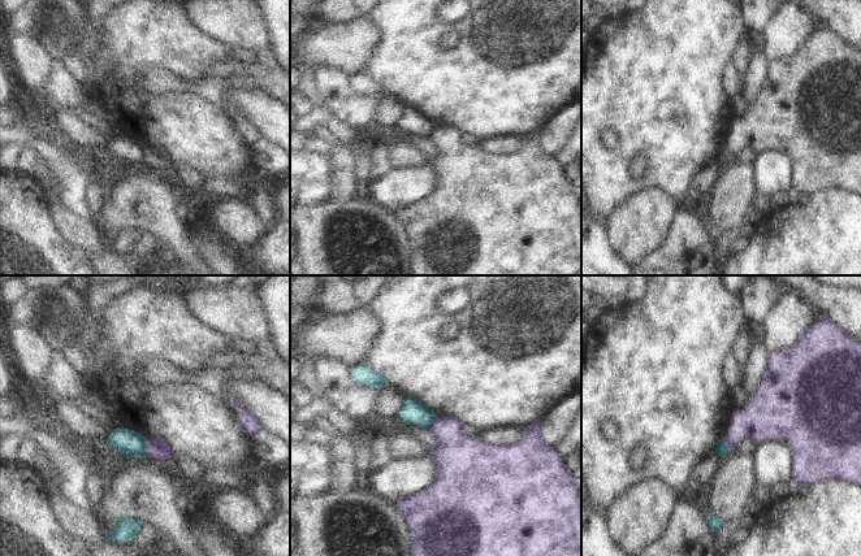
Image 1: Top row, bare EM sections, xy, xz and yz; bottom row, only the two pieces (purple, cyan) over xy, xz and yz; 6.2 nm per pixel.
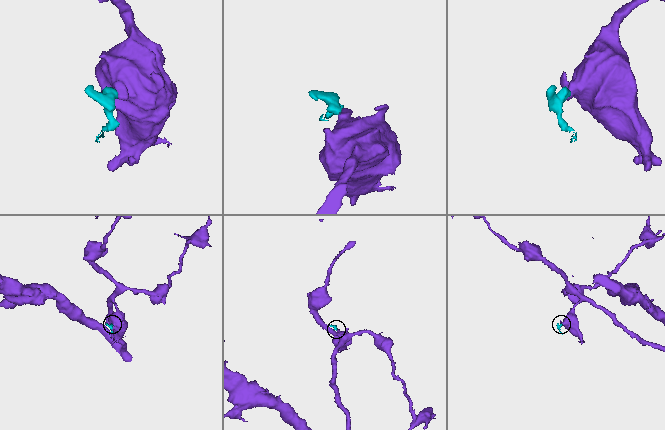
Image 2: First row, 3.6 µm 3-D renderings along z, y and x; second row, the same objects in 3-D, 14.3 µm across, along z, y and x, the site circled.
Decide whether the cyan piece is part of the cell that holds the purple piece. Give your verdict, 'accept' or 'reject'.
reject

